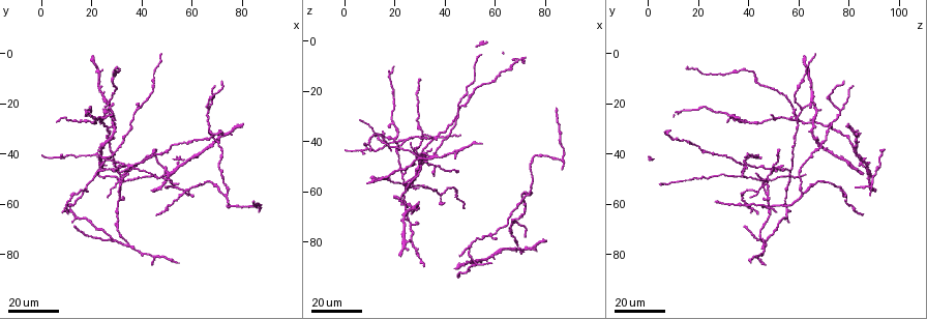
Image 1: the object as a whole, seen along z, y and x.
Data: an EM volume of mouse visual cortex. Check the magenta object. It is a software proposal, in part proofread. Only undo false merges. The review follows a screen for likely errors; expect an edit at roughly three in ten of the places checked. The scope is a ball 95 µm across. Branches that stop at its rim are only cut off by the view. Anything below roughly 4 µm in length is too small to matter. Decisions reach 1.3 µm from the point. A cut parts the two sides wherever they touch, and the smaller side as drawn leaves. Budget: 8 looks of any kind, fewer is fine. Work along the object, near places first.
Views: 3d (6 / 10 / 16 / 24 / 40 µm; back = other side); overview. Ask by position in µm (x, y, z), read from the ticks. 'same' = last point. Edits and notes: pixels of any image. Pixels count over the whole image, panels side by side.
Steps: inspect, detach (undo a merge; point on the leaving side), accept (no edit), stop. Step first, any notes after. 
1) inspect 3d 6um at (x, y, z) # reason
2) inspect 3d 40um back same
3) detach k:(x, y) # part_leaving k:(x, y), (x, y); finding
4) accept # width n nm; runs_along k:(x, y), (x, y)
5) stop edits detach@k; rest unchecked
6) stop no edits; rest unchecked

inspect 3d 24um at (37, 44, 38) # looks like a crossing

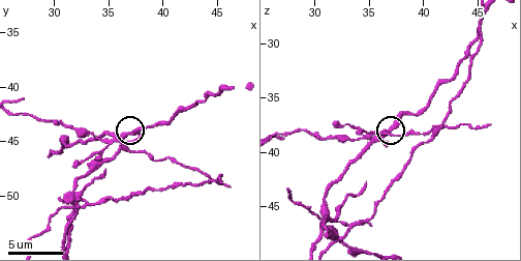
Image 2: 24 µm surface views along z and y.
inspect 3d 10um at (36.0, 44.8, 38.2)

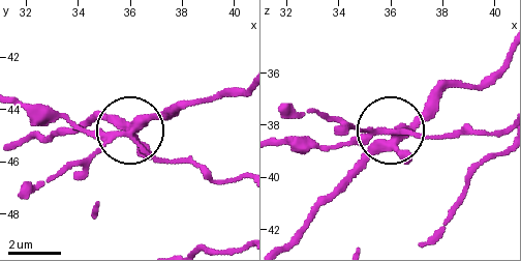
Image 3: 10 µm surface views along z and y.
detach 3:(338, 144) # arms 4; part_leaving 3:(374, 136), (323, 148), (282, 144); two neurons meet here

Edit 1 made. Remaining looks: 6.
inspect overview

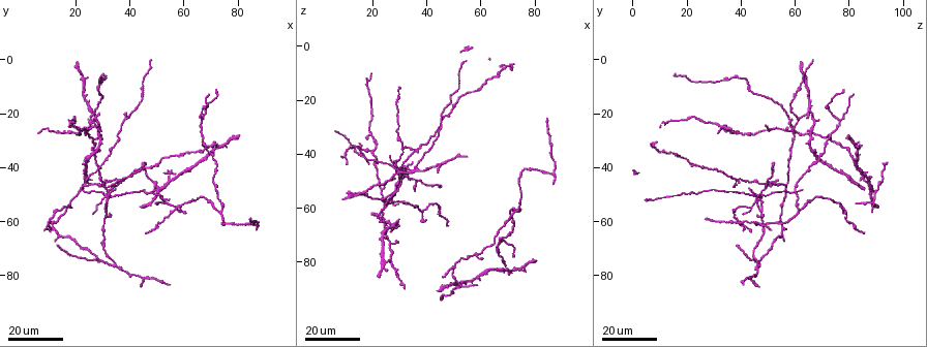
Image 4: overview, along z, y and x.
inspect 3d 16um at (23, 26, 53) # a fork

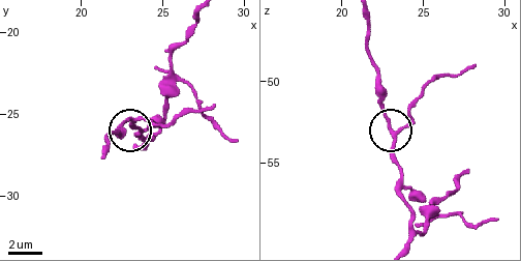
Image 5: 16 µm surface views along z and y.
inspect 3d 6um at (23.1, 25.4, 53.0)

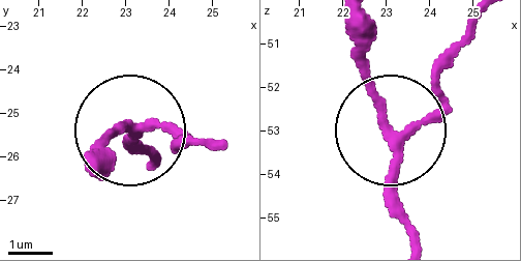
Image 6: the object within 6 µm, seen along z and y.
accept # all the same neuron

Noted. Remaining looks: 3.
inspect 3d 16um at (23, 47, 57) # three arms meet

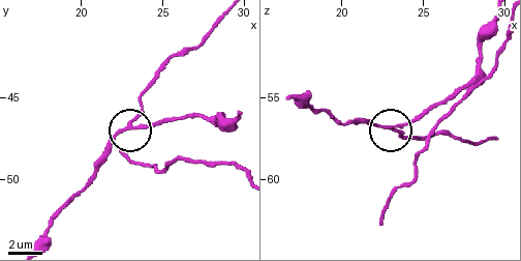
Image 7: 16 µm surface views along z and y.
inspect 3d 10um at (23.2, 46.7, 56.7)

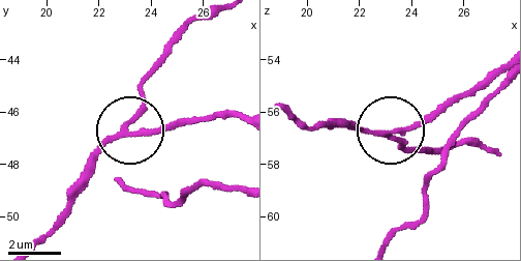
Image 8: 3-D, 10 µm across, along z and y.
detach 8:(141, 89) # side_arm 84 um; arms 3; a second neuron is stuck on

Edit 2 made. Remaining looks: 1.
stop edits detach@3, detach@8; rest unchecked

